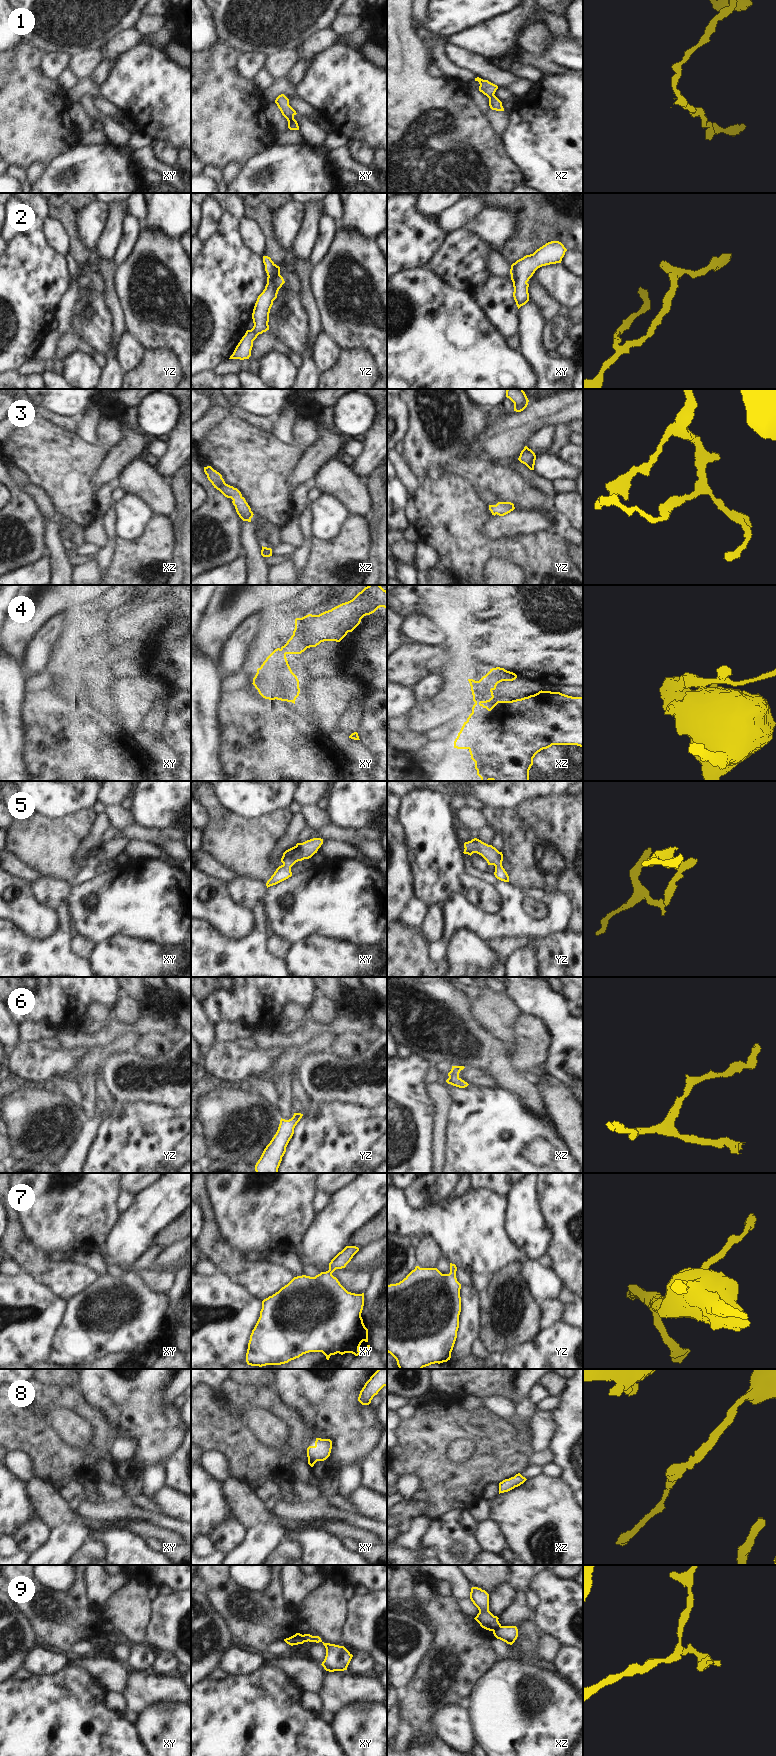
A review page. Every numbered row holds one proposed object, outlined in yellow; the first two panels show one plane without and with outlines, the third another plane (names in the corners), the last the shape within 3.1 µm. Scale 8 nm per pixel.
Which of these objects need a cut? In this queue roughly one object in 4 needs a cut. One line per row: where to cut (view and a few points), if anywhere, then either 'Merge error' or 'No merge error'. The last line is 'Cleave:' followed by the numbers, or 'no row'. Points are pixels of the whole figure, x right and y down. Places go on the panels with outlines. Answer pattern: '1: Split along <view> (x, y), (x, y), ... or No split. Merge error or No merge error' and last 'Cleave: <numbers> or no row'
1: No split. No merge error
2: No split. No merge error
3: No split. No merge error
4: Split along xz (477, 681), (487, 692), (486, 702). Merge error
5: No split. No merge error
6: No split. No merge error
7: No split. No merge error
8: No split. No merge error
9: Split along xz (500, 1625), (493, 1631). Merge error
Cleave: 4, 9

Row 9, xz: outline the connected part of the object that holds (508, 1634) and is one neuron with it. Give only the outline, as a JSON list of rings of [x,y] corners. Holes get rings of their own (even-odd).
[[[500,1626],[493,1634],[497,1639],[512,1645],[518,1637],[518,1629],[516,1626]]]

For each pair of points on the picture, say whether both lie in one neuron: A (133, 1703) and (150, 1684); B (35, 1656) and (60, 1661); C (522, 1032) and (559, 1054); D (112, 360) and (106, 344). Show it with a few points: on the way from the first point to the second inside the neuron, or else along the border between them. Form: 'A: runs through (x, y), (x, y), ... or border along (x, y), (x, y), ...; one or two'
A: runs through (138, 1698), (143, 1696), (145, 1689); one
B: runs through (41, 1661), (54, 1661); one
C: border along (544, 1025), (549, 1048), (541, 1064); two
D: border along (115, 330), (114, 348), (106, 357); two

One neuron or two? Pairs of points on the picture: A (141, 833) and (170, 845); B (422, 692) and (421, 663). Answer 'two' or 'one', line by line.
A: two
B: two

